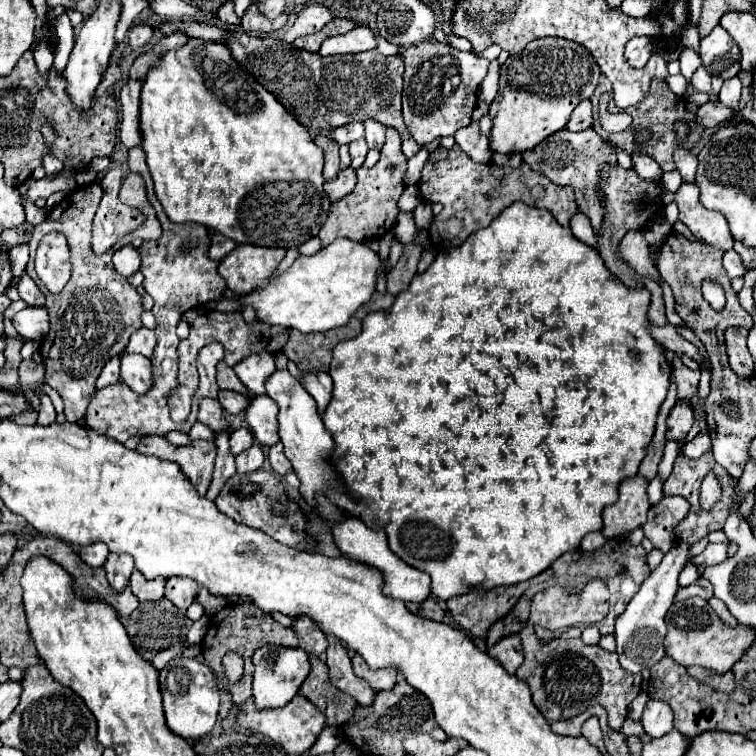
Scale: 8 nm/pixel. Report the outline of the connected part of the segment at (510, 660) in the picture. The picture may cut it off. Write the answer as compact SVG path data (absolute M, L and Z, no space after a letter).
M509 635L503 637L499 643L495 643L489 651L487 651L493 659L501 661L501 665L509 671L509 673L517 673L517 667L523 663L523 651L521 651L521 639L519 635Z

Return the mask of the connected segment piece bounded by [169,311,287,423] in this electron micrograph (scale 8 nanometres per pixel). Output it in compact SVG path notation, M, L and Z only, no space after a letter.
M241 311L227 313L227 315L225 313L201 313L191 323L189 337L183 339L177 347L177 355L179 355L177 383L179 383L179 387L175 391L171 391L171 395L169 395L169 411L171 411L171 419L175 423L185 421L191 411L191 397L199 385L199 375L197 375L197 367L195 367L197 353L203 345L209 345L211 341L219 341L225 347L225 361L229 367L233 367L235 363L239 363L241 359L245 359L253 353L271 353L271 355L281 353L287 343L287 329L285 327L267 327L267 323L261 323L261 321L245 323Z

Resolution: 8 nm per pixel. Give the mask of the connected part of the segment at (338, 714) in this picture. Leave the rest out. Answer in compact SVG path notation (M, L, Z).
M315 657L311 659L311 673L301 687L301 695L305 695L321 713L327 717L327 725L343 725L353 715L353 705L357 705L349 695L331 685L327 675L327 665Z

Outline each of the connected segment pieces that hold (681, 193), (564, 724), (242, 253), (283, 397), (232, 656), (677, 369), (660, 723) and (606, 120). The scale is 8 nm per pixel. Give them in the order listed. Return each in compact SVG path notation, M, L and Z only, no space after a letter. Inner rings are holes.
M683 183L673 195L673 201L679 207L679 219L691 229L695 239L721 251L733 249L733 235L727 219L721 213L709 211L701 205L699 187L695 183Z
M585 711L585 713L577 715L577 717L573 717L573 719L561 719L561 721L551 723L551 729L553 729L555 733L559 733L559 735L573 735L573 737L577 737L577 735L581 735L581 725L583 725L583 721L589 719L589 717L591 717L591 715Z
M237 245L225 259L221 259L219 273L233 293L247 295L265 283L283 257L285 249L279 247Z
M275 371L267 383L265 383L267 395L279 405L279 437L285 445L285 455L293 463L295 473L301 479L299 493L307 503L315 503L315 495L323 495L327 487L337 487L339 479L333 467L329 465L329 453L333 449L331 433L325 429L317 405L313 403L313 397L303 389L303 385L289 373L289 371Z
M227 653L223 657L223 673L229 683L237 683L243 675L243 659L237 653Z
M676 353L672 357L671 365L679 389L679 399L691 399L699 383L699 370L687 369Z
M649 699L641 717L643 729L651 737L661 737L669 729L673 729L673 711L665 701Z
M603 93L601 101L599 101L599 119L605 131L609 133L619 133L625 131L631 125L631 115L629 113L609 113L609 95Z

